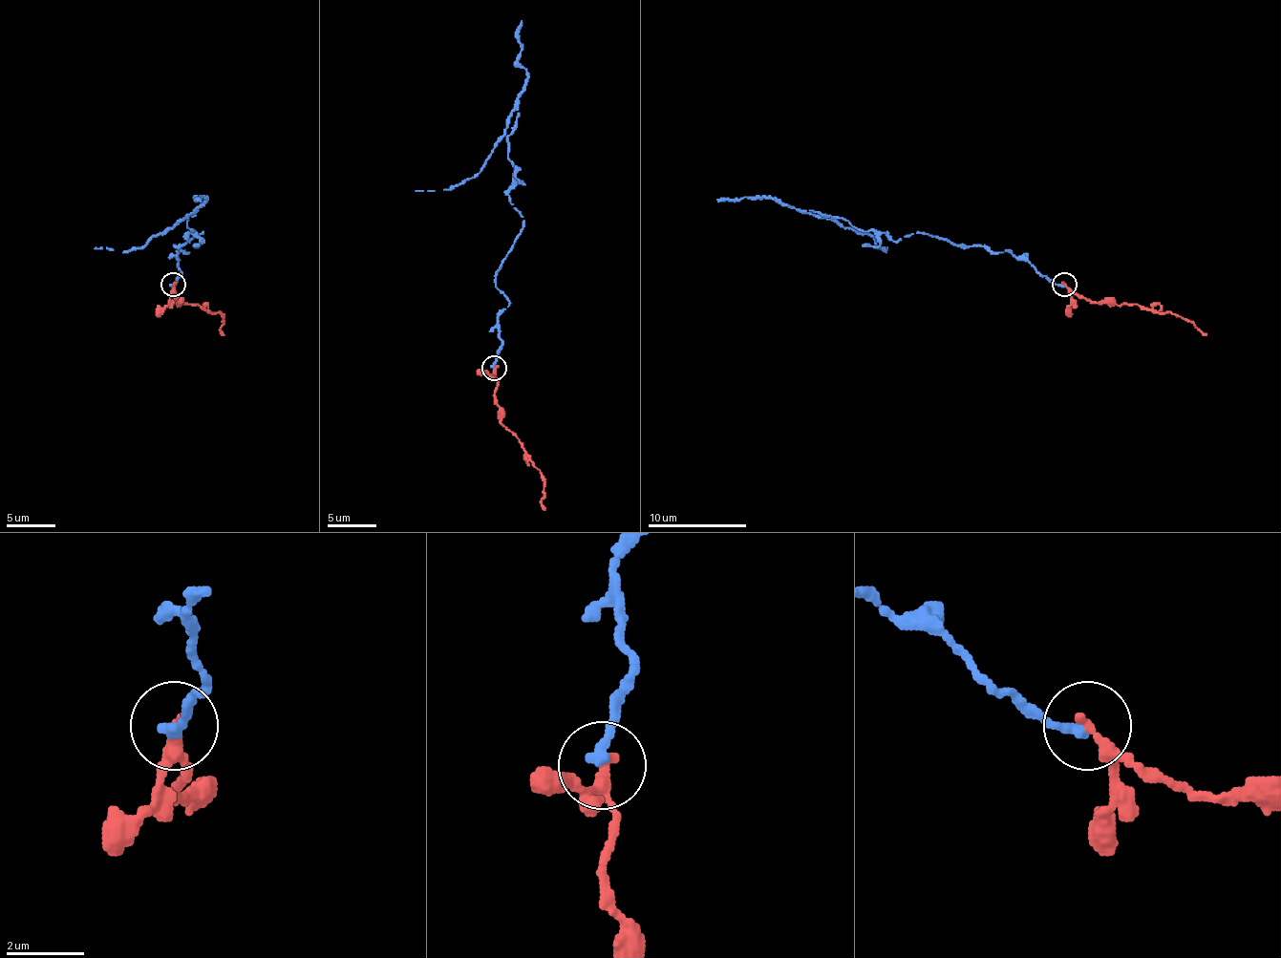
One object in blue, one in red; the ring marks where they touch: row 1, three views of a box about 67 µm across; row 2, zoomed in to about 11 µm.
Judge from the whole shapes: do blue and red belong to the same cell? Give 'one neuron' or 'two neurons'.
one neuron

